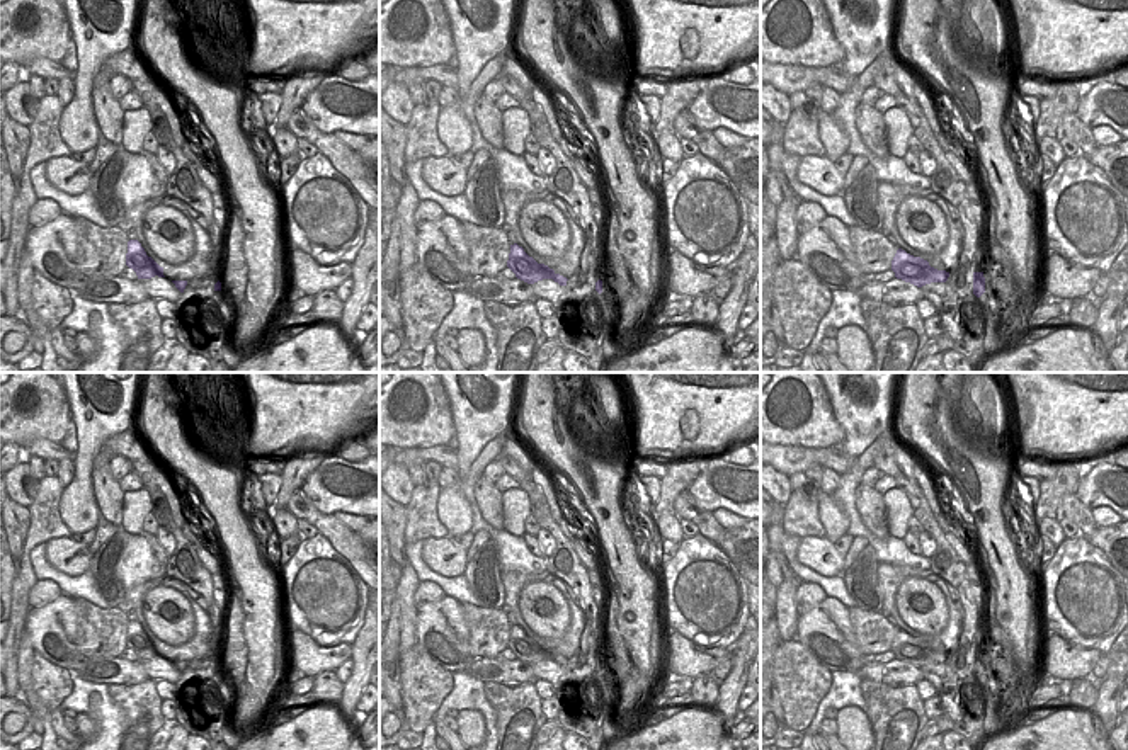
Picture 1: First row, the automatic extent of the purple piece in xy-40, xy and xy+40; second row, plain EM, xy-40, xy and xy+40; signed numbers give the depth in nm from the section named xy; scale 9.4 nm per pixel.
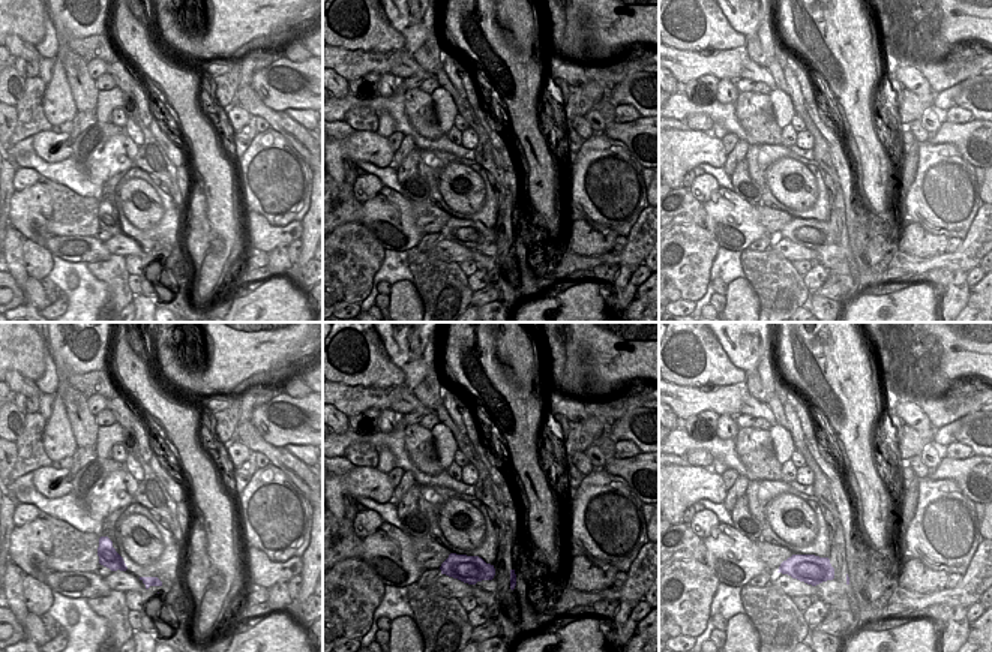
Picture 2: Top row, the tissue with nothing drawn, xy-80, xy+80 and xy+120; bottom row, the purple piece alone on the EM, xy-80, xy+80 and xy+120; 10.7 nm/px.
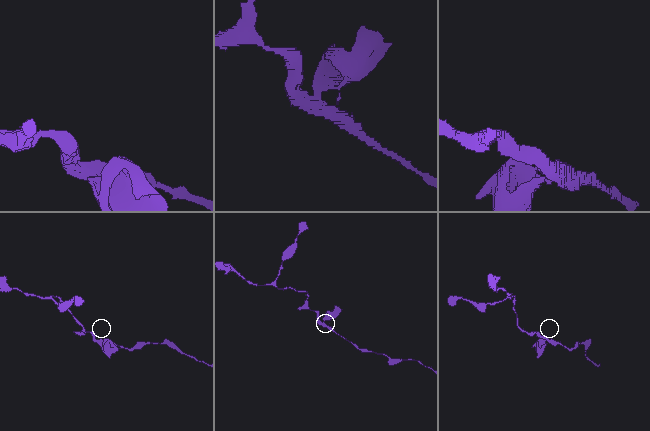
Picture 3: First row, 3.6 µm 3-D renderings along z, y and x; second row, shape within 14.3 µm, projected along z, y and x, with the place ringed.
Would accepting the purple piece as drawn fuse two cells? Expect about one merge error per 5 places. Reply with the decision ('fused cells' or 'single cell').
fused cells

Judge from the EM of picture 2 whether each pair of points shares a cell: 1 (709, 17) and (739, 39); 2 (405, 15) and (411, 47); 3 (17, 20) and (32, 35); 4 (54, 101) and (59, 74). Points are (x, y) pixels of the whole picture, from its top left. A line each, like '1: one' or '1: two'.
1: one
2: one
3: one
4: one

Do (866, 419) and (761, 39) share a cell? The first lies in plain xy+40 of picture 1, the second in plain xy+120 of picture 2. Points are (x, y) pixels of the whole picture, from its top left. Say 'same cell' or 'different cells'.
different cells

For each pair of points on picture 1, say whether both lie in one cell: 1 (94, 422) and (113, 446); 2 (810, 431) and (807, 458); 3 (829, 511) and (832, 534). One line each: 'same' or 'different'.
1: different
2: different
3: same

